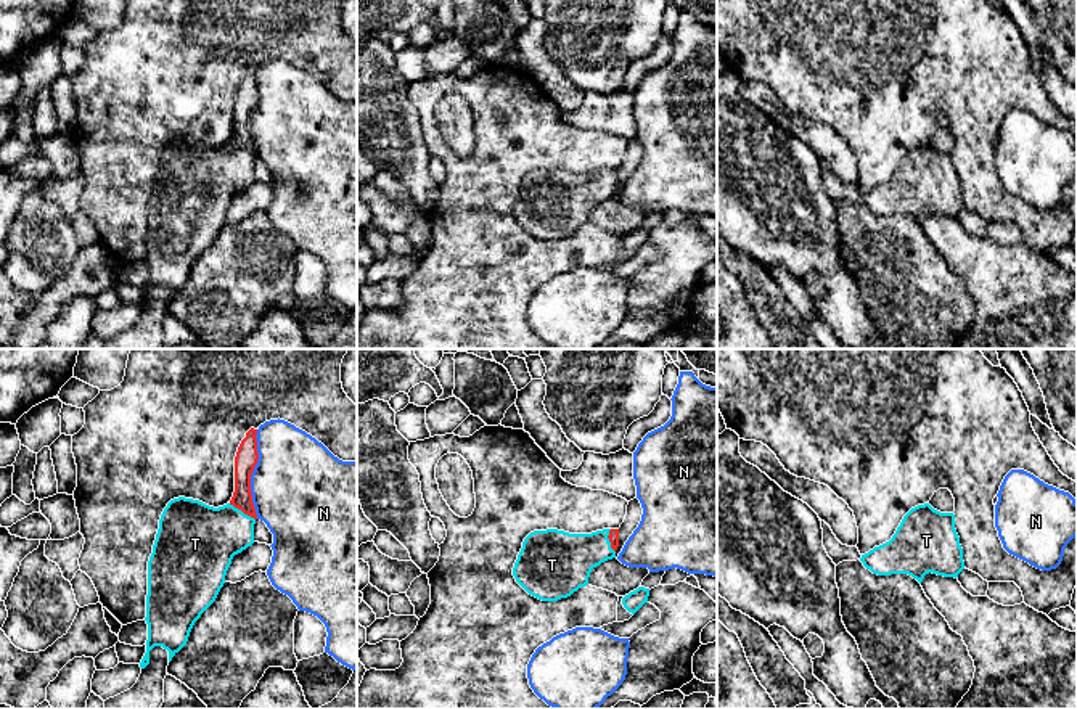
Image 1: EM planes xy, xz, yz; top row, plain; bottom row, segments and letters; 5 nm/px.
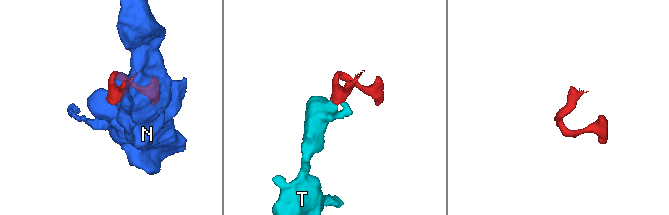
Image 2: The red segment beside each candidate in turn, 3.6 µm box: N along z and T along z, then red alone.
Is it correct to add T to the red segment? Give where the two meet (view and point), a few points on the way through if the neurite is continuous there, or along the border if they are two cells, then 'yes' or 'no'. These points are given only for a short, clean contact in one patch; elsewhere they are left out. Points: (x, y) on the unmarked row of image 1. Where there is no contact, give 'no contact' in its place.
xy (241, 150) | across xy (245, 100), (241, 150), (217, 174), (201, 179) | yes

